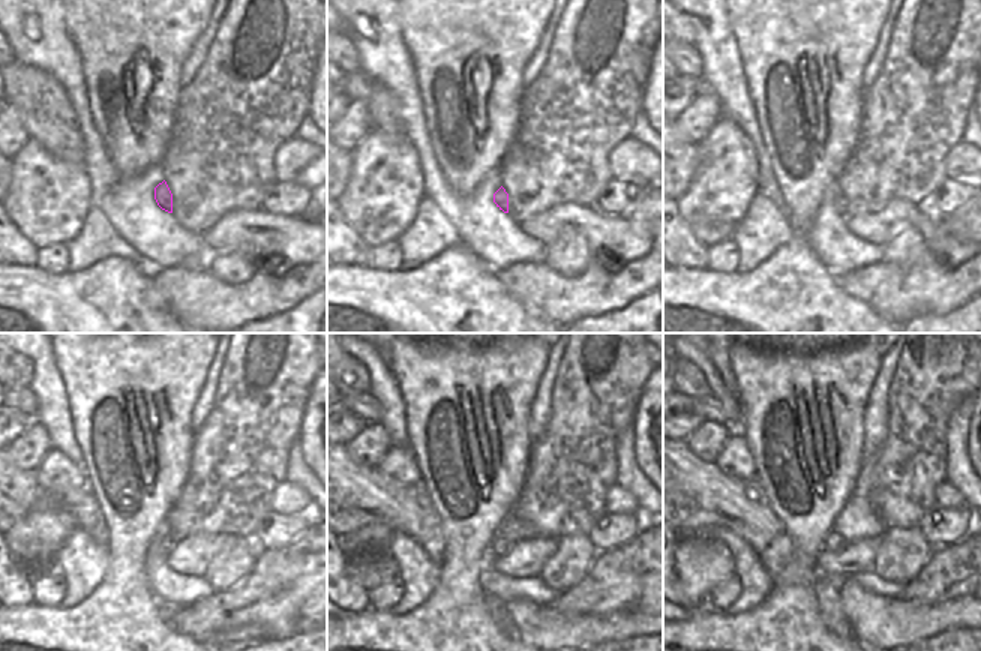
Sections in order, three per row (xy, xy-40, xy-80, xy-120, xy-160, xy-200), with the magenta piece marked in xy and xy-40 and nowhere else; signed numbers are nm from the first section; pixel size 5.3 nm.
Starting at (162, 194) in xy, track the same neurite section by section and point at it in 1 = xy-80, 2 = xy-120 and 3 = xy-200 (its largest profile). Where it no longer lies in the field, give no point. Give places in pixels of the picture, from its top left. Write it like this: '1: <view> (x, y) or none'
1: xy-80 (840, 201)
2: xy-120 (168, 545)
3: xy-200 (833, 543)

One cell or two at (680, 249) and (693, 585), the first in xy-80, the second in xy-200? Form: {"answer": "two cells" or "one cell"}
{"answer": "two cells"}

